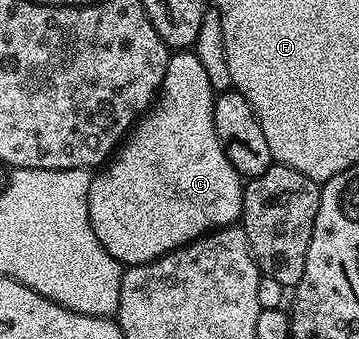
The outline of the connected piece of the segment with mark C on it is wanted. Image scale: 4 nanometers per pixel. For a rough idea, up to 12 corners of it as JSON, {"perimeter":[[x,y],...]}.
{"perimeter":[[176,50],[92,178],[120,264],[240,222],[216,91]]}

